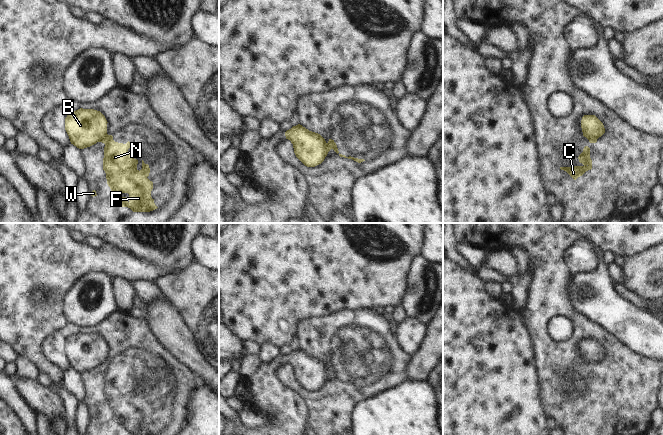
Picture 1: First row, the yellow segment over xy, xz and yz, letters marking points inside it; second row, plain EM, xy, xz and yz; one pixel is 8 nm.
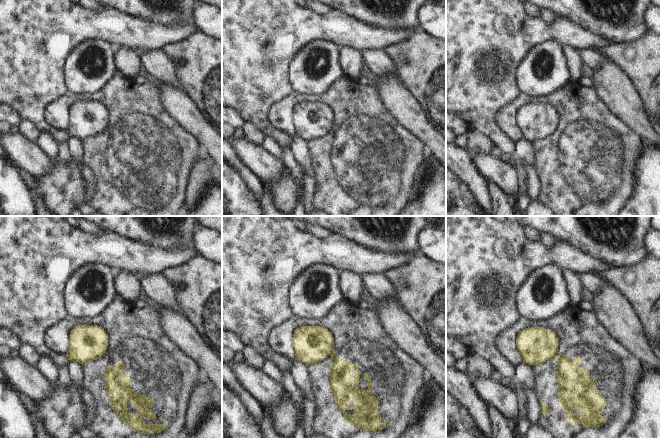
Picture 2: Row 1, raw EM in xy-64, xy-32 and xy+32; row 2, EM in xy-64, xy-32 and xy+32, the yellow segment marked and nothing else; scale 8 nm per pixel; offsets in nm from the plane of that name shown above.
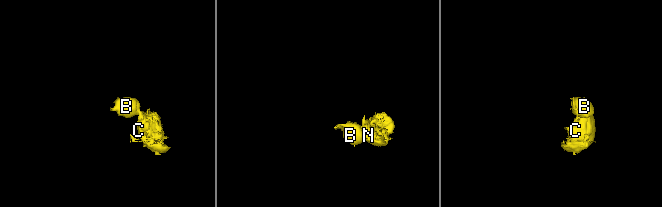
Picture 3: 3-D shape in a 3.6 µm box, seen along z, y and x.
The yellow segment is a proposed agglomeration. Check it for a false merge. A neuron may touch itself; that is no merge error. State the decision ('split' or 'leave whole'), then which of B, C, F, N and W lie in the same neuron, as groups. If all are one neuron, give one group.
split; B / C F N W

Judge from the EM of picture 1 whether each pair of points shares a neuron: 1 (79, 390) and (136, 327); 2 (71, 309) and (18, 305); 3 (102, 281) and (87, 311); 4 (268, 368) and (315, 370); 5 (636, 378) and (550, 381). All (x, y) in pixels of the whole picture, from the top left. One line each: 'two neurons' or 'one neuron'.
1: two neurons
2: two neurons
3: one neuron
4: one neuron
5: one neuron

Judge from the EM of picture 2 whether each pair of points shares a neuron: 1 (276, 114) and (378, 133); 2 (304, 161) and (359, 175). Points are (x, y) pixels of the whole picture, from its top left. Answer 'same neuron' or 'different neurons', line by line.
1: same neuron
2: different neurons

